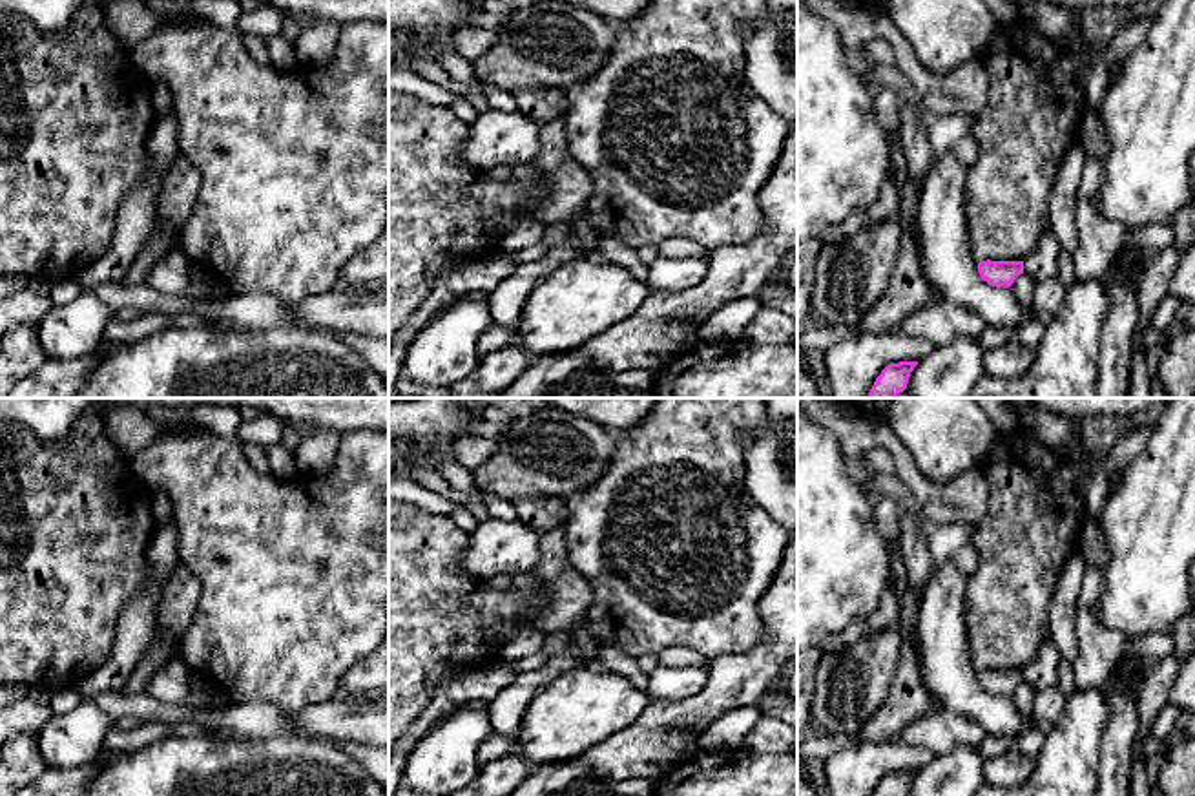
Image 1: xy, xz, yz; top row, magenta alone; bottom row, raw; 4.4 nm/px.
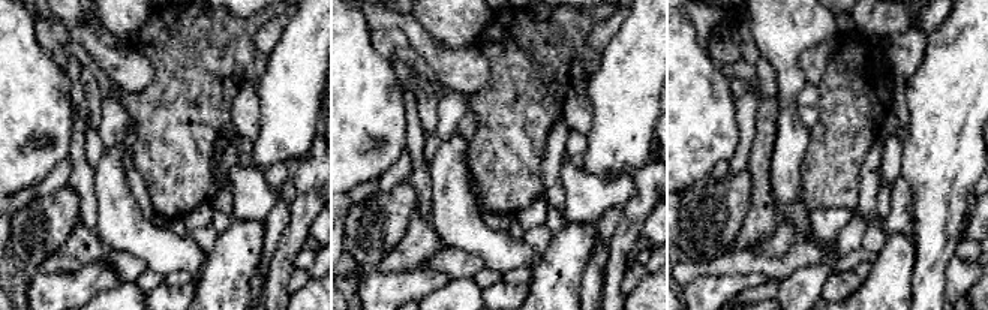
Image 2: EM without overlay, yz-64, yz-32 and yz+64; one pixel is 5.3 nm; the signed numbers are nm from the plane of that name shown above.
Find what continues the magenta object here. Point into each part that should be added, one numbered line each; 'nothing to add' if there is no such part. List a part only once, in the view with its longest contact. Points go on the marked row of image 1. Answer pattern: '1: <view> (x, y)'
nothing to add

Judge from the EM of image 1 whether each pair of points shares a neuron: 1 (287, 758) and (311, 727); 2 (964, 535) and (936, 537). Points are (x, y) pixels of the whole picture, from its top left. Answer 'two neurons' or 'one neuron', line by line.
1: two neurons
2: one neuron

